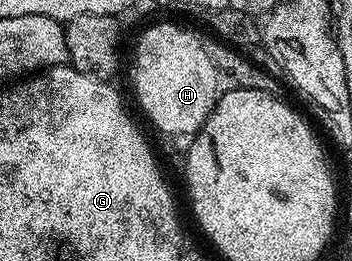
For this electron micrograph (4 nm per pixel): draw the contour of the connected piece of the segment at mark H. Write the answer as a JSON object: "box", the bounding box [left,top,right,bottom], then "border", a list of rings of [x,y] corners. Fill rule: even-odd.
{"box":[132,22,281,139],"border":[[[160,22],[157,26],[146,27],[136,42],[136,51],[132,54],[132,86],[136,89],[136,102],[141,112],[164,134],[184,139],[194,136],[206,124],[218,100],[222,100],[226,92],[257,90],[267,94],[281,93],[279,84],[262,67],[243,58],[239,49],[221,42],[215,36],[204,34],[187,30],[184,26],[175,26],[172,22]]]}

